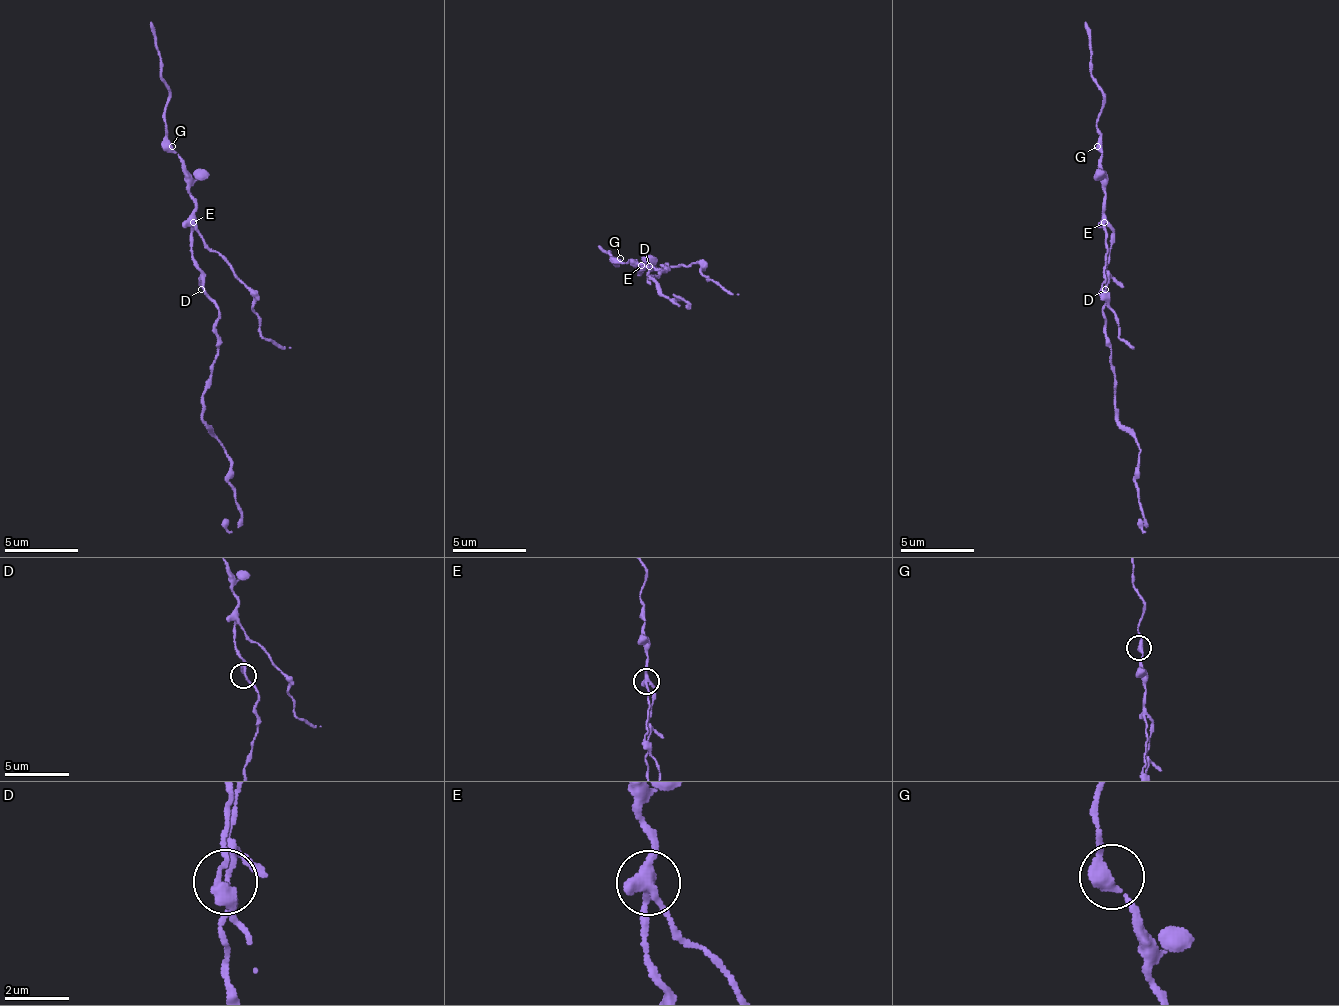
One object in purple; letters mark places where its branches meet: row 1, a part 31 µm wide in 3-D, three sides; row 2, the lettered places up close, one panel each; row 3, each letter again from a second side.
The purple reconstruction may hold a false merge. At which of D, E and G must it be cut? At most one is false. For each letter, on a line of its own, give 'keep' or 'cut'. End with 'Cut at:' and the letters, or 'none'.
D: keep
E: cut
G: keep
Cut at: E

